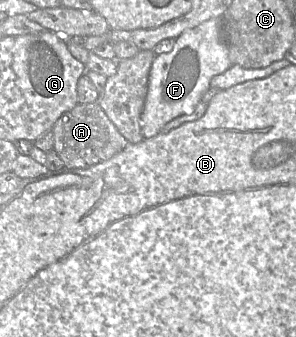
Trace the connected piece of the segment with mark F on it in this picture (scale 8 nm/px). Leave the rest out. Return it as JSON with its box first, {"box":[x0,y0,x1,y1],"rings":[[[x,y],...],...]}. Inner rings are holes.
{"box":[140,17,231,137],"rings":[[[222,17],[209,19],[184,31],[175,39],[175,45],[170,52],[156,55],[152,62],[140,116],[143,137],[154,137],[169,121],[193,111],[210,88],[211,79],[231,66],[228,48],[223,41]]]}

